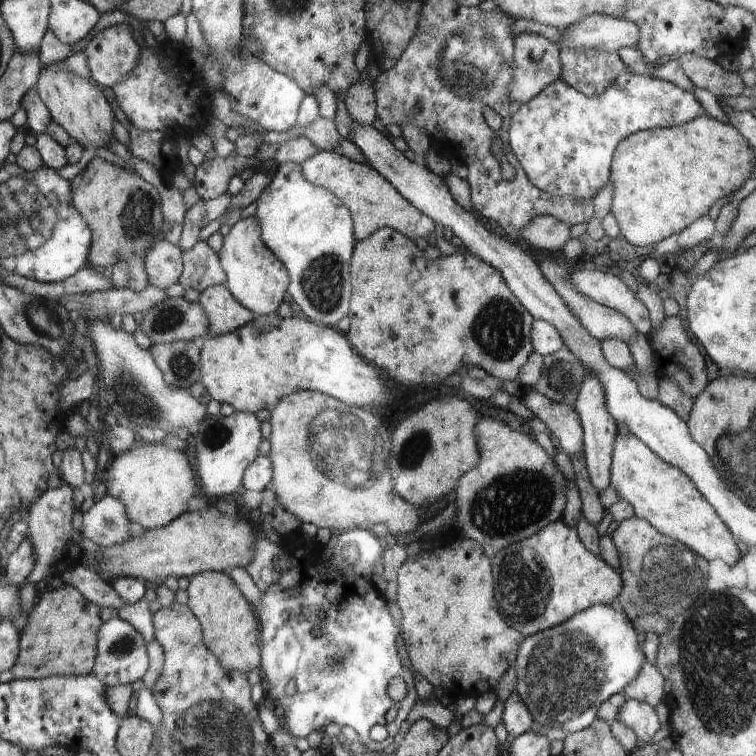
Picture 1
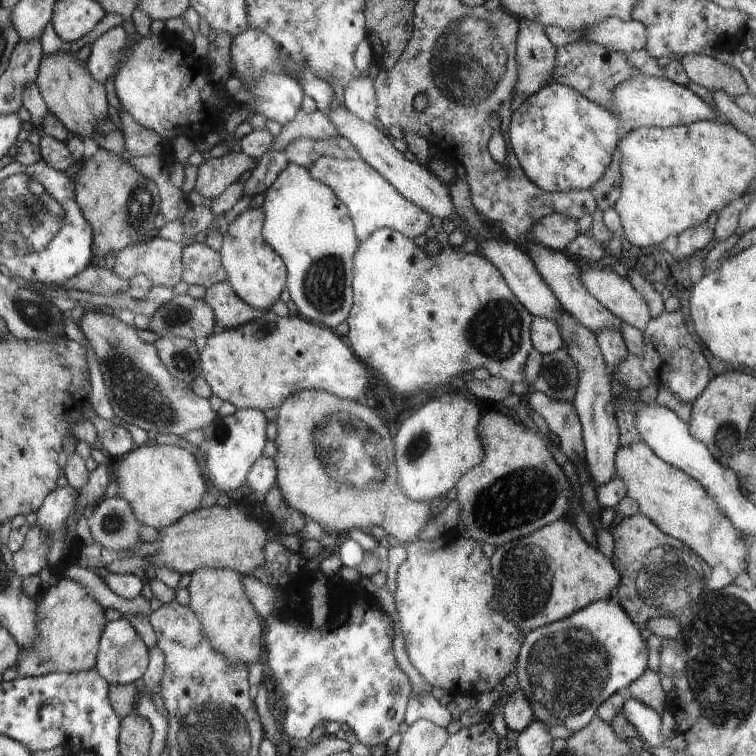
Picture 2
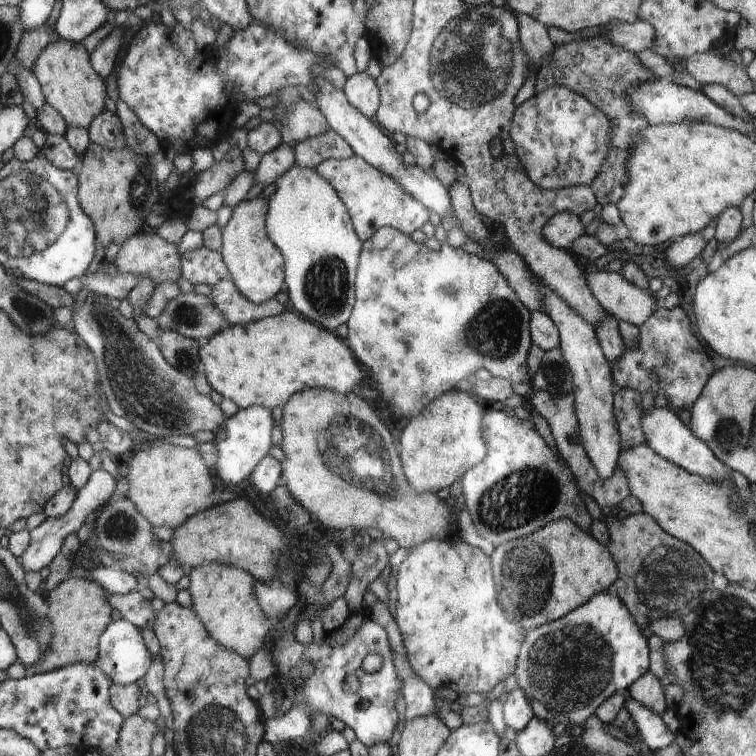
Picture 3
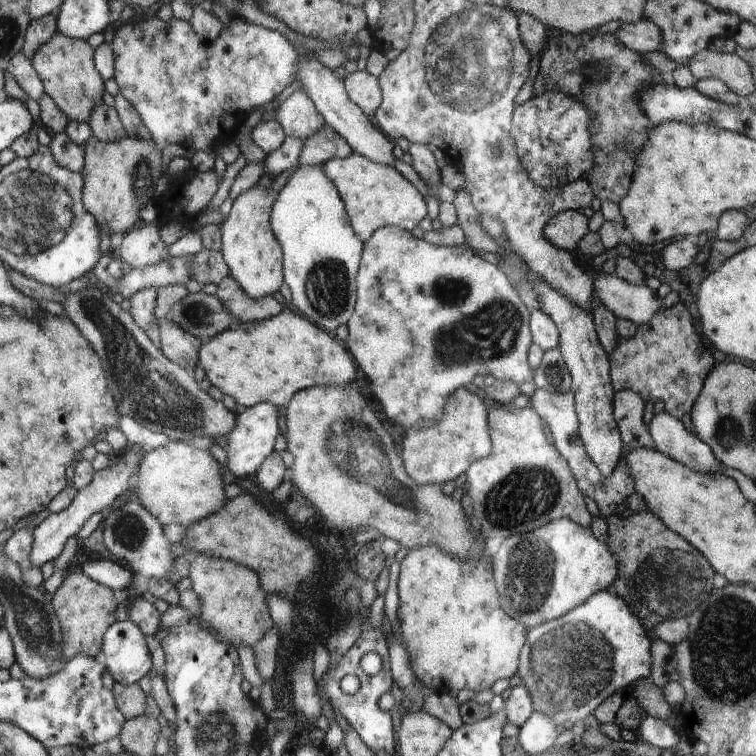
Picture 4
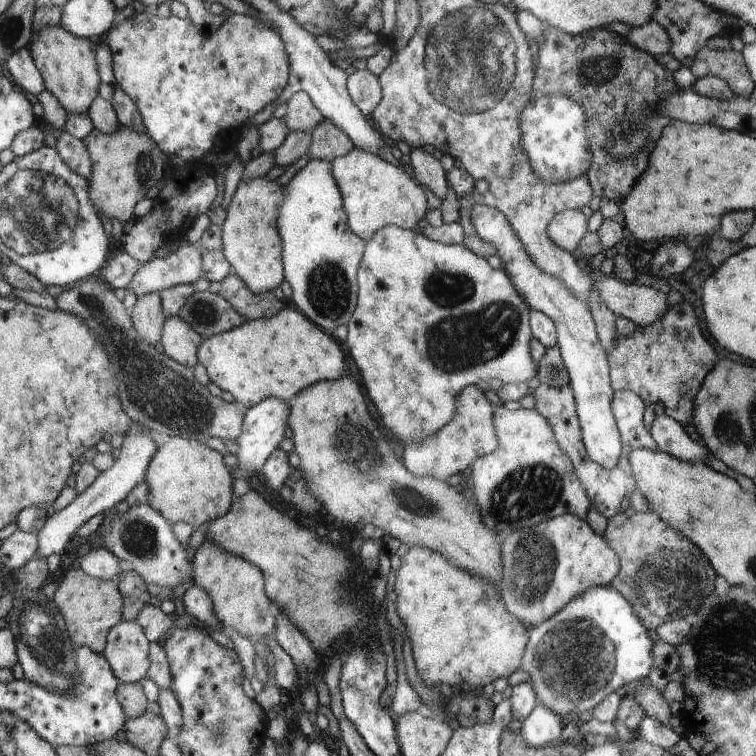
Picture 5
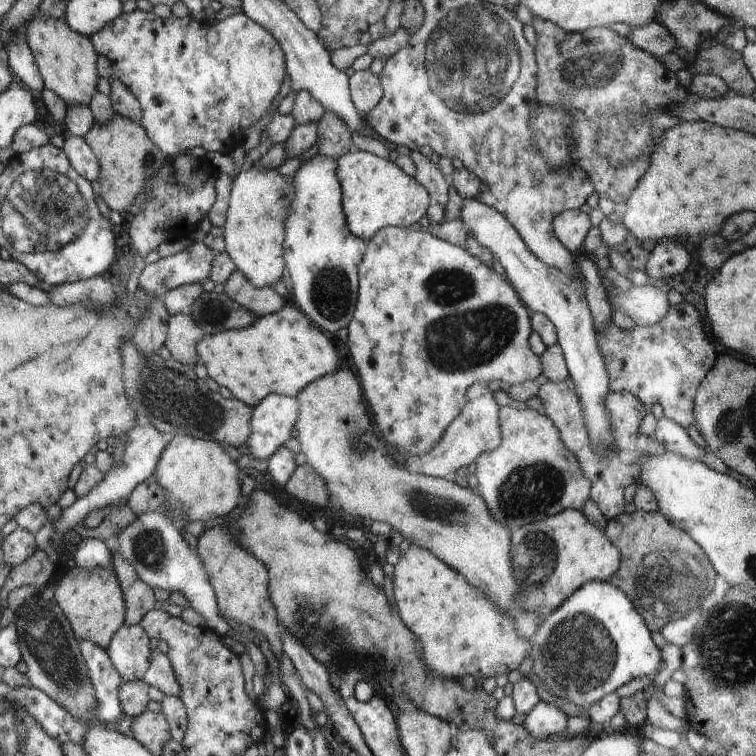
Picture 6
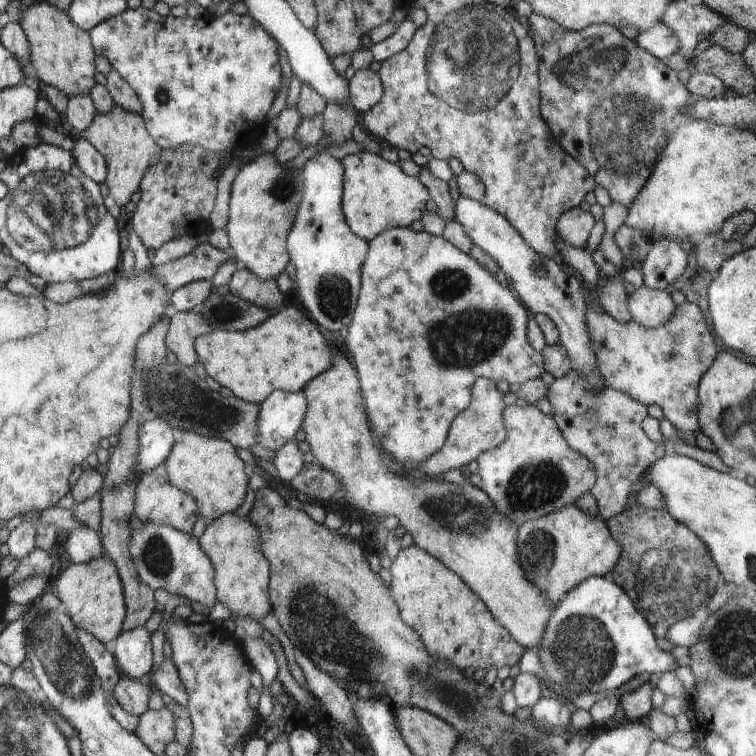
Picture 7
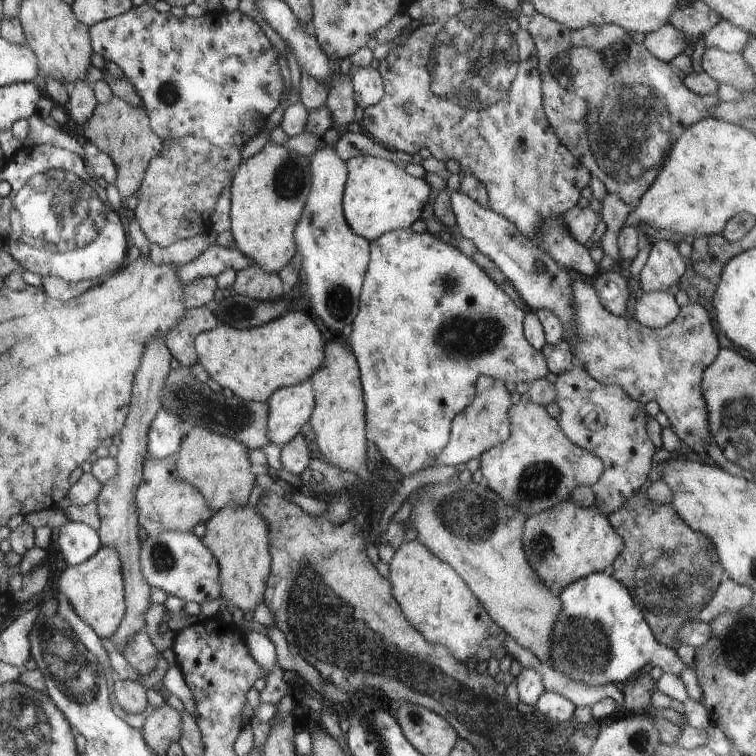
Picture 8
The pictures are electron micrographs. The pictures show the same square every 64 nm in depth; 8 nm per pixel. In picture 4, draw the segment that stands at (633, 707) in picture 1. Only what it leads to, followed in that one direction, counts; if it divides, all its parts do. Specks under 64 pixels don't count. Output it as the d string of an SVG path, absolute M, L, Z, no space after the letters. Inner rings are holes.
M645 714L637 735L638 738L648 742L654 748L668 750L668 748L672 748L672 746L679 742L680 731L670 727L665 720Z

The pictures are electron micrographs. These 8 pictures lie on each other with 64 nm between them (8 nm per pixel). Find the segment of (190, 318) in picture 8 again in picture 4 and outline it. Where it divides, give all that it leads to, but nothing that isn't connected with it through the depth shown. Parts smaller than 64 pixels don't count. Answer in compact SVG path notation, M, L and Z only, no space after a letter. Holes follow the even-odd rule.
M164 319L158 322L161 351L166 358L186 368L190 373L199 365L198 352L202 340L184 332L178 324Z

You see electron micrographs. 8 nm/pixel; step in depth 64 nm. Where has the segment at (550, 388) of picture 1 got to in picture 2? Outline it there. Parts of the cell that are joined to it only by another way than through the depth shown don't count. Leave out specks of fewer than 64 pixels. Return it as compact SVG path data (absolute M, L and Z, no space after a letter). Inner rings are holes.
M562 347L542 357L542 368L531 389L544 392L554 400L573 402L578 382L578 368Z

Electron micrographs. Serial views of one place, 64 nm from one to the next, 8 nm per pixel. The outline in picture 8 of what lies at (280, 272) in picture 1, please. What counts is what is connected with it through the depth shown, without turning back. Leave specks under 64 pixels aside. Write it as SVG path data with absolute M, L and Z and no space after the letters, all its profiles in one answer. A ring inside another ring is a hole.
M268 142L262 150L247 158L231 180L230 231L236 247L264 272L284 268L297 253L294 230L312 188L311 156L296 154L284 144Z

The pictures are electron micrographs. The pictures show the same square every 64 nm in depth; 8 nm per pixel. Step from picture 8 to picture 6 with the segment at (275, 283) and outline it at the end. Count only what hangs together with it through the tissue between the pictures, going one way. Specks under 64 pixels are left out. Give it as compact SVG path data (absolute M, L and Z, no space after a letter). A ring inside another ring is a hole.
M235 271L224 284L223 294L254 317L264 317L283 309L282 298L272 287L256 288L240 272Z

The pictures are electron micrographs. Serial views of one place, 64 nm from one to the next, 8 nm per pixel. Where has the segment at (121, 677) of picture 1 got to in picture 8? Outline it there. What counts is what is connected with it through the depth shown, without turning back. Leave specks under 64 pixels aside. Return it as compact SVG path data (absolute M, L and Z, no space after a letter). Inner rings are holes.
M146 631L138 632L124 648L124 658L128 660L128 664L139 672L141 676L150 675L156 666L156 648L150 642Z

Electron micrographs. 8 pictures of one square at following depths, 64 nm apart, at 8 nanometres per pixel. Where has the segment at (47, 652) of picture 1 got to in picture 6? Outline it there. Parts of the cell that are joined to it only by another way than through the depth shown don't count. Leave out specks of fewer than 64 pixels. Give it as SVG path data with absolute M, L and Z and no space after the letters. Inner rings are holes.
M76 566L62 579L55 599L80 642L91 641L108 651L114 634L125 625L125 601L113 568L91 572Z

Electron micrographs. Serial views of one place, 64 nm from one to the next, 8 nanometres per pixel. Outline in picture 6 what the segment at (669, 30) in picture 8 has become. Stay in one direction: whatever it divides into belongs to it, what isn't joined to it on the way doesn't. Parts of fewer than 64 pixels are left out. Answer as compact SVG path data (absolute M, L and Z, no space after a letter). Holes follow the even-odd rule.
M657 20L650 25L633 28L629 38L634 46L648 52L658 60L661 60L667 53L673 53L676 46L670 32Z

